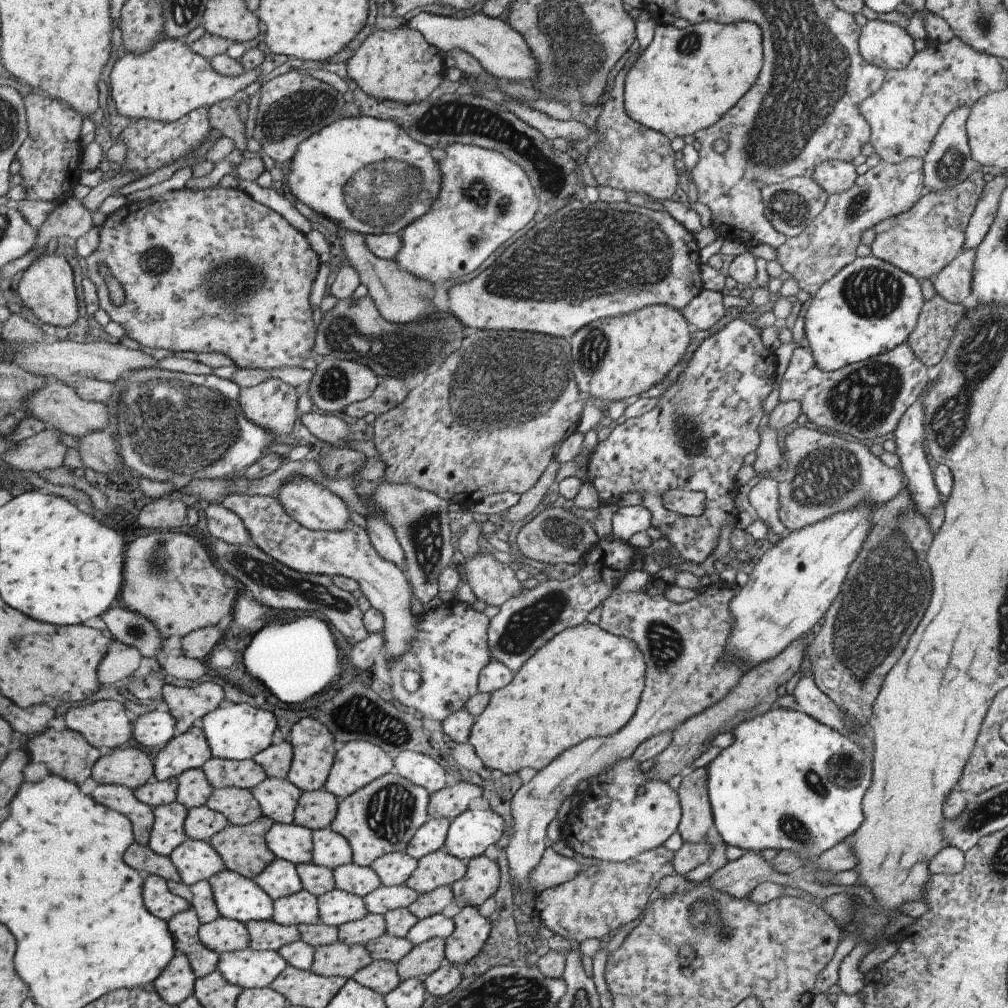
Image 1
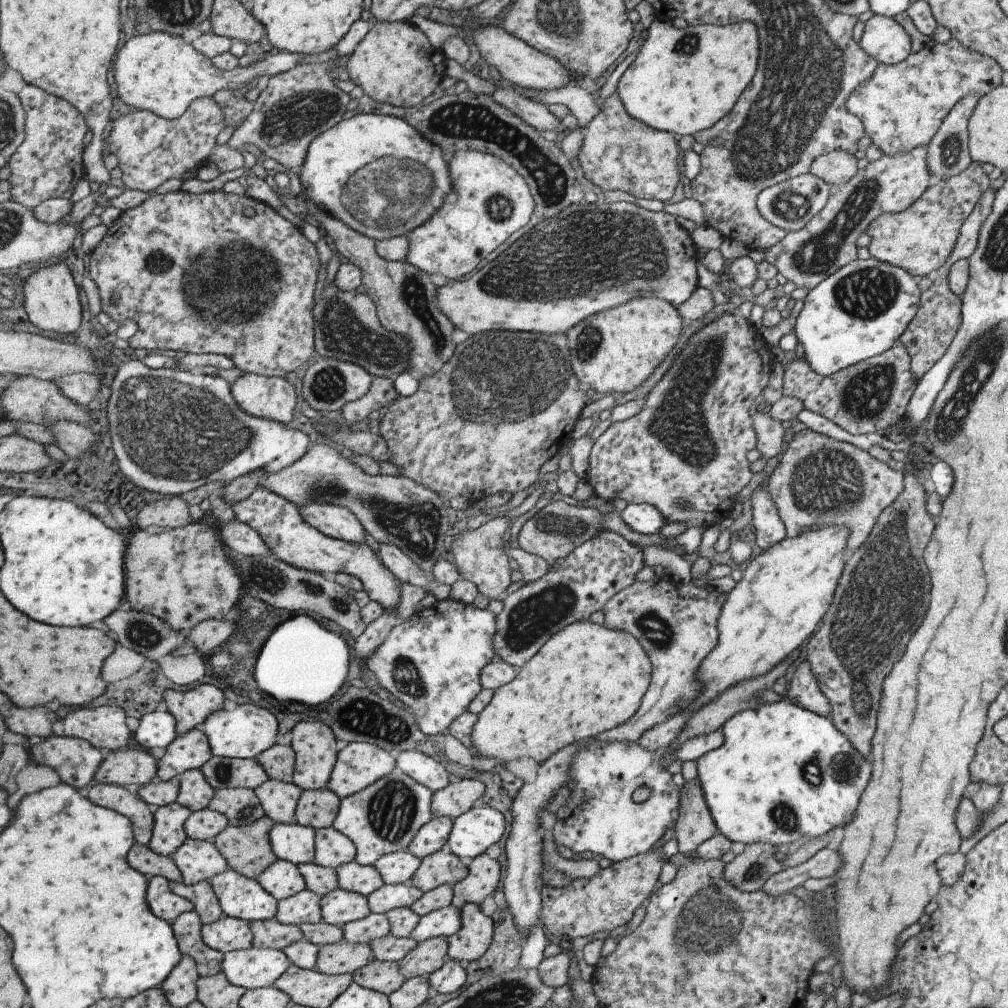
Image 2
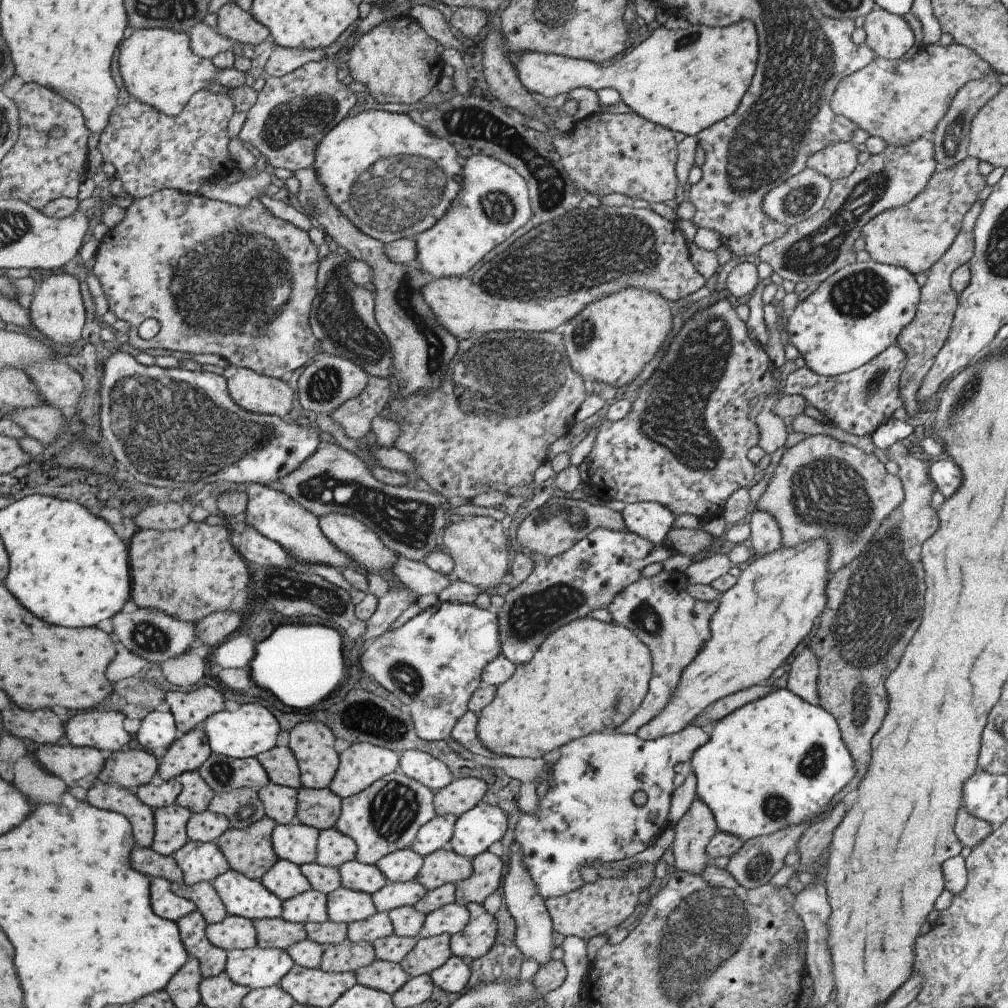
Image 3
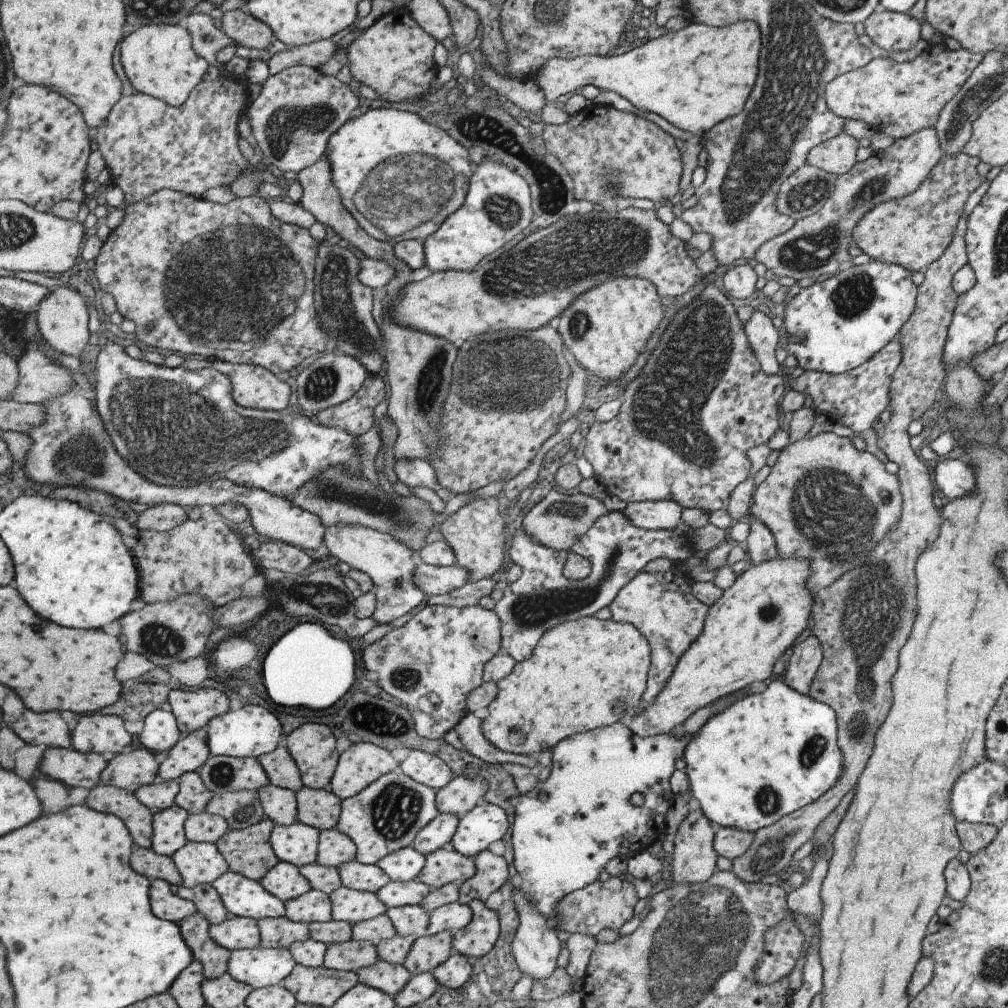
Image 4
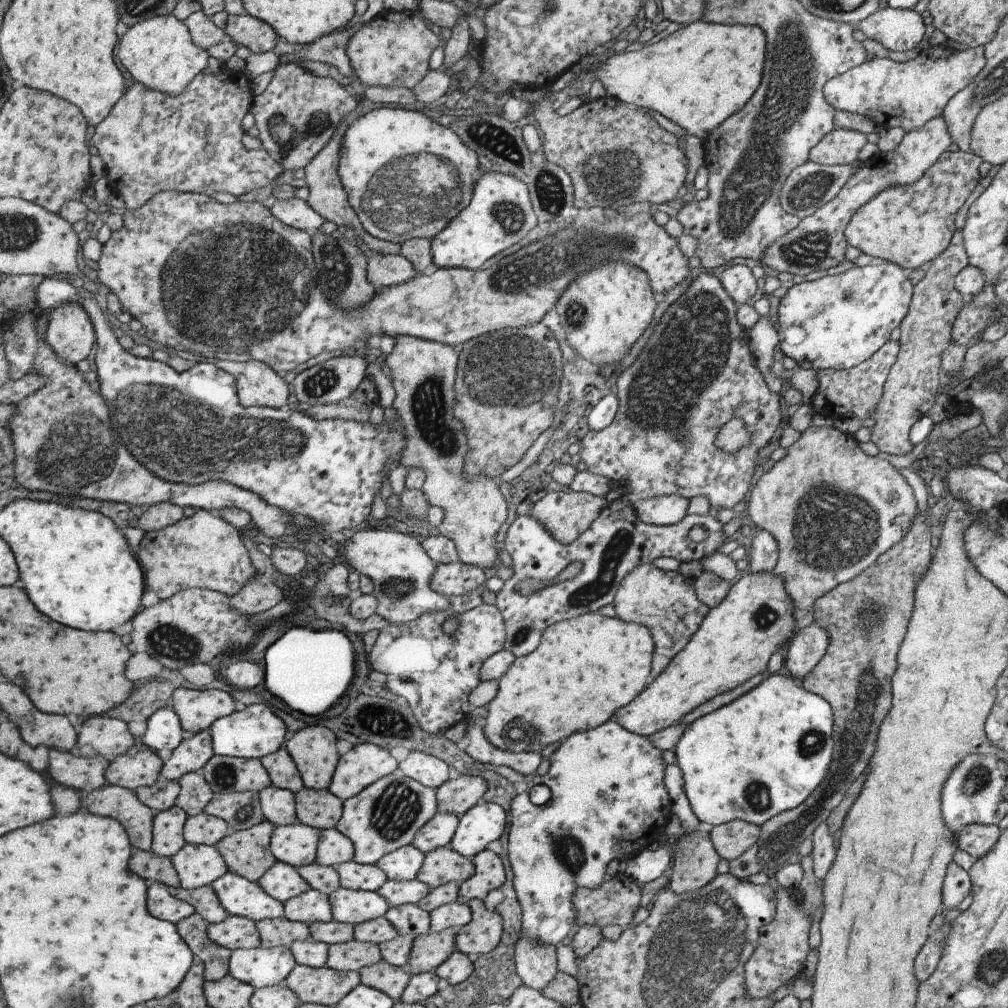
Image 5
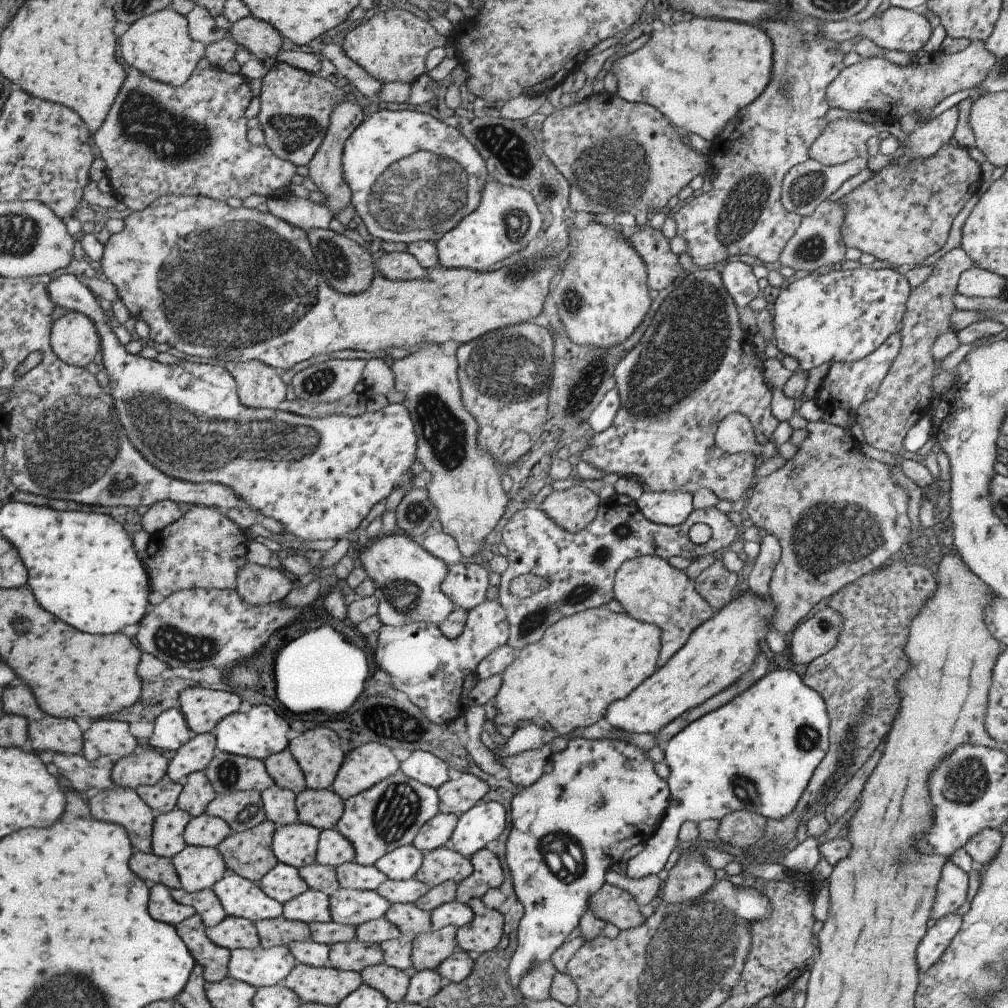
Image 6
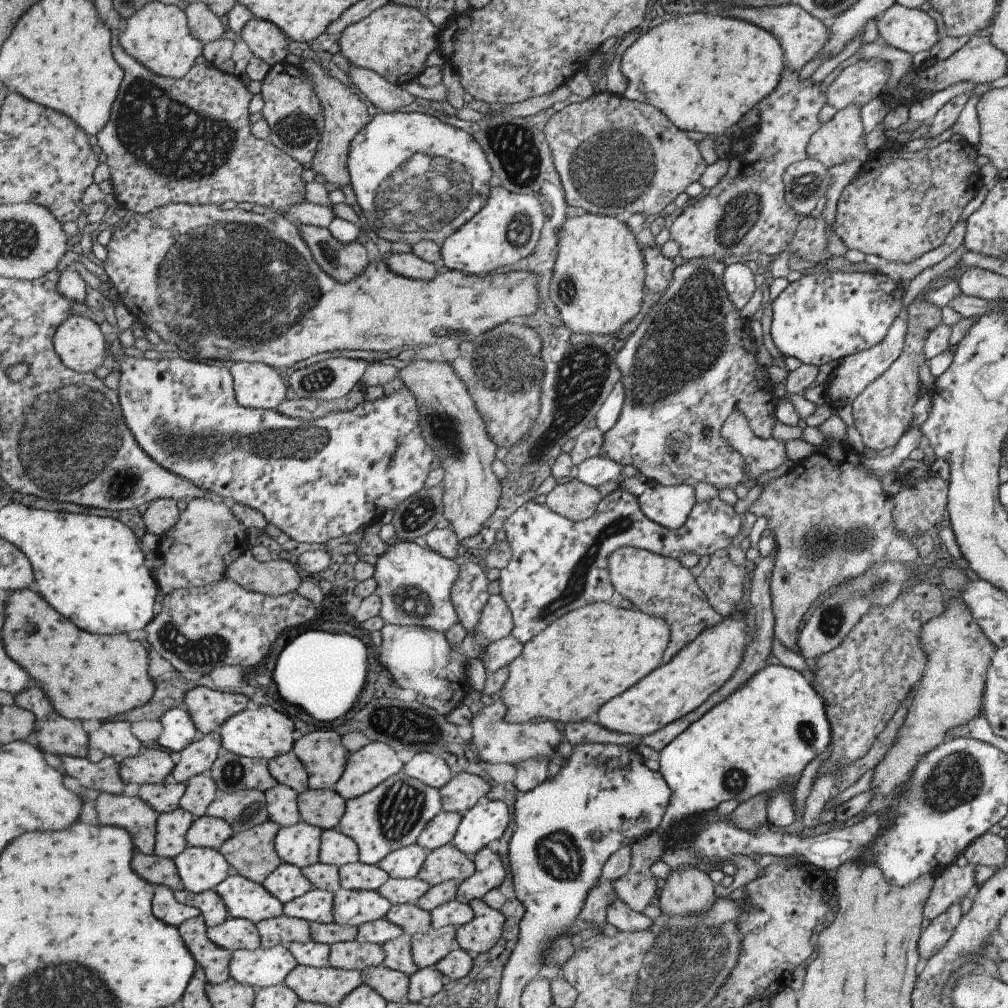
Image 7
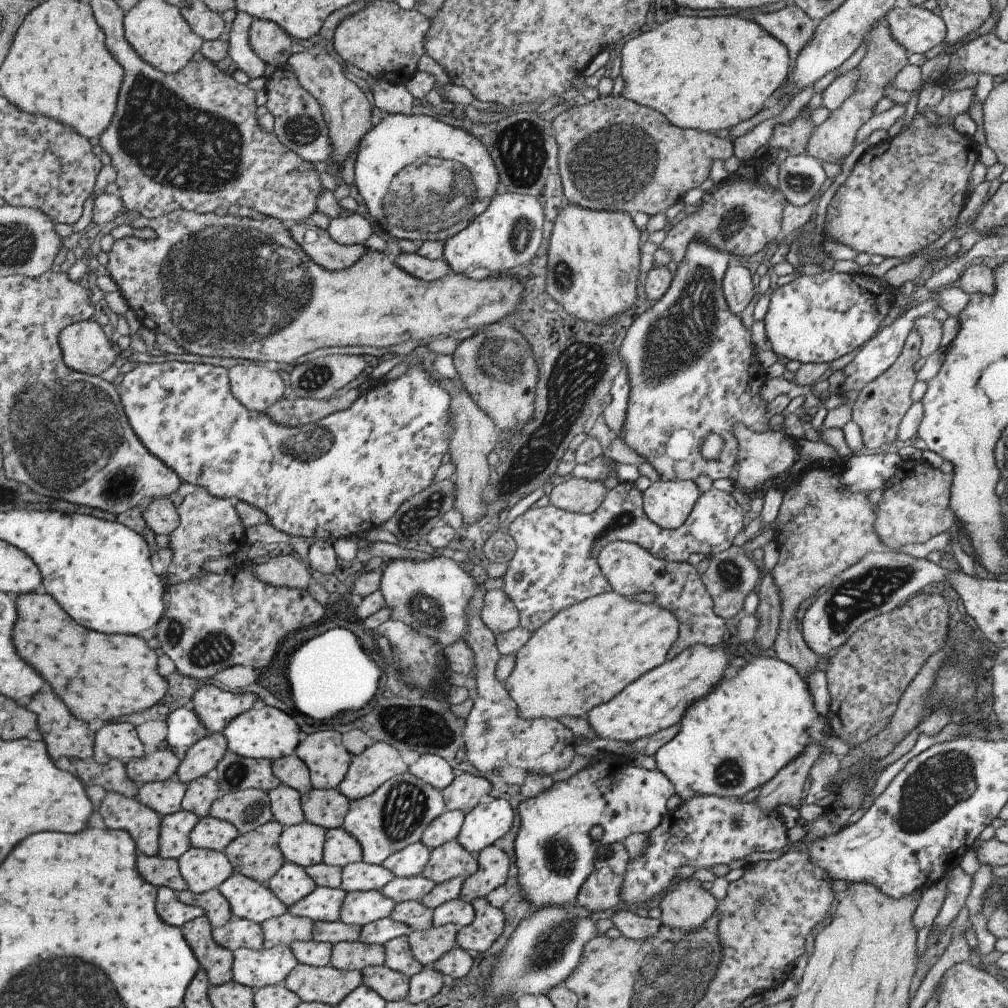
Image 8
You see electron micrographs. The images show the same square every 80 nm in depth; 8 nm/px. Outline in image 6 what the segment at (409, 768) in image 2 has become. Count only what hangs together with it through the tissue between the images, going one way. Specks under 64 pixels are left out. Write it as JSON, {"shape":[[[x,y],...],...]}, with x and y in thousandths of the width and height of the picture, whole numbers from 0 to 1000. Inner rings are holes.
{"shape":[[[414,744],[399,756],[398,764],[406,772],[435,784],[446,775],[445,761],[441,754],[432,748]]]}

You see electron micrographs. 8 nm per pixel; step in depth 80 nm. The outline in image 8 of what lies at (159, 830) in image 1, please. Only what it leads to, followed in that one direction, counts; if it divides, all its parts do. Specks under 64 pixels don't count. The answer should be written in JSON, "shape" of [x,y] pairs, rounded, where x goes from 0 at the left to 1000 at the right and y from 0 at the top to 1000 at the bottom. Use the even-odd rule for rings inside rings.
{"shape":[[[181,803],[174,808],[161,812],[161,830],[159,831],[159,849],[164,852],[180,852],[192,837],[189,827],[196,819],[197,810]]]}

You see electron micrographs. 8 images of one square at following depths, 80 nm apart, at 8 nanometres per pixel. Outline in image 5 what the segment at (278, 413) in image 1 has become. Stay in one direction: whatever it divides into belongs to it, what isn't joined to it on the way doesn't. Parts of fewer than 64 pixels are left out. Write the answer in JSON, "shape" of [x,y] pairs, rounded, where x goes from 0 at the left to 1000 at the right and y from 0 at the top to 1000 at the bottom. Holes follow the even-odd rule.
{"shape":[[[218,356],[214,362],[232,372],[236,379],[236,392],[242,404],[271,404],[277,406],[287,397],[287,381],[277,373],[277,369],[259,358],[223,359]]]}

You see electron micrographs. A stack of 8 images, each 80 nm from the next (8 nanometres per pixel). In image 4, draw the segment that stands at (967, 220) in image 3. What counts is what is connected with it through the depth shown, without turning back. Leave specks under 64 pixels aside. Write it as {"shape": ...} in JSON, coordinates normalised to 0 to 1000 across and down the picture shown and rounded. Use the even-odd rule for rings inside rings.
{"shape":[[[953,214],[950,217],[947,231],[939,247],[928,258],[924,260],[916,269],[918,276],[912,284],[909,285],[909,296],[906,309],[902,312],[899,319],[892,325],[892,339],[894,347],[894,359],[890,361],[888,369],[884,371],[882,387],[880,387],[880,408],[884,411],[876,425],[873,427],[874,433],[870,435],[870,444],[883,458],[887,458],[892,464],[889,469],[892,478],[894,478],[894,493],[896,494],[894,512],[892,518],[888,520],[888,526],[880,530],[874,538],[868,540],[864,550],[858,554],[858,558],[848,563],[844,563],[840,569],[824,577],[824,581],[813,584],[807,591],[805,597],[804,613],[807,615],[806,629],[813,633],[814,647],[816,647],[814,658],[811,663],[801,689],[810,696],[814,696],[822,700],[828,708],[829,716],[829,738],[836,752],[836,764],[832,775],[827,780],[822,780],[818,788],[814,788],[809,796],[801,798],[792,804],[787,804],[784,808],[775,810],[769,817],[759,819],[751,823],[745,833],[745,839],[739,843],[735,849],[725,853],[725,864],[730,871],[741,876],[753,876],[757,869],[769,868],[773,863],[777,863],[786,853],[788,845],[799,835],[806,832],[810,819],[823,808],[836,793],[836,790],[847,782],[852,768],[859,760],[860,752],[864,748],[866,740],[866,728],[880,710],[882,698],[884,698],[883,674],[890,663],[890,649],[896,641],[896,637],[902,631],[904,619],[908,615],[908,560],[910,554],[914,552],[920,542],[928,537],[933,522],[933,510],[925,500],[925,493],[930,490],[924,476],[923,465],[919,463],[918,458],[912,454],[910,448],[902,442],[902,431],[900,423],[906,417],[912,416],[914,412],[931,400],[932,385],[937,375],[937,362],[934,361],[934,349],[939,335],[938,330],[944,317],[944,313],[949,302],[950,293],[945,289],[943,280],[945,272],[959,261],[958,244],[956,240],[957,220],[959,216]]]}

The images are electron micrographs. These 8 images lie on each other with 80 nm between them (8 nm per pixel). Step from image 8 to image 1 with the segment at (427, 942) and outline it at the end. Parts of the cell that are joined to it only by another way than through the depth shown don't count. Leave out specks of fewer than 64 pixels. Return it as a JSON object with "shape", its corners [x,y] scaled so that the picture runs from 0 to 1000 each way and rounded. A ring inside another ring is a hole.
{"shape":[[[432,930],[410,939],[402,950],[395,954],[395,963],[400,972],[421,971],[439,958],[442,950],[442,932]]]}

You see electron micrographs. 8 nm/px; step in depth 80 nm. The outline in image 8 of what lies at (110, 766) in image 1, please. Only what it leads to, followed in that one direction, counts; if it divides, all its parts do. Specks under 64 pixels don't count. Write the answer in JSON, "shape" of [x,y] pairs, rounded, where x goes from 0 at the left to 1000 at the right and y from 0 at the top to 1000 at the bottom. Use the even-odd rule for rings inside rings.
{"shape":[[[160,742],[152,748],[146,747],[142,752],[128,755],[125,760],[128,772],[142,780],[145,777],[175,772],[180,756],[170,744]]]}

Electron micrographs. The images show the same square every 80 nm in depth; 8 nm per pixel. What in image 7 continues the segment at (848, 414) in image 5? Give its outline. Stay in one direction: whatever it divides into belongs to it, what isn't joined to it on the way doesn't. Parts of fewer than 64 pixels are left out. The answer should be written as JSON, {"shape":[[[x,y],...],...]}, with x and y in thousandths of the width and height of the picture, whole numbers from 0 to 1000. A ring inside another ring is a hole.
{"shape":[[[895,310],[884,319],[884,323],[880,325],[878,333],[876,333],[870,341],[866,341],[864,345],[854,347],[854,349],[840,353],[831,359],[831,362],[824,368],[822,376],[816,382],[818,399],[822,402],[824,407],[832,407],[837,404],[838,401],[844,401],[846,395],[848,395],[862,379],[866,379],[868,375],[874,373],[874,371],[892,355],[896,337],[898,337],[898,329],[900,329],[900,312]]]}

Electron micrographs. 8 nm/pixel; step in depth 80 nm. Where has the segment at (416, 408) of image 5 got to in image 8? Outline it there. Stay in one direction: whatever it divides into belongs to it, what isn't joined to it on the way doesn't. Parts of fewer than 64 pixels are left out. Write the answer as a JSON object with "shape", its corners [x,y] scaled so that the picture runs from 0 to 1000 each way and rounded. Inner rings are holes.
{"shape":[[[434,375],[447,387],[447,395],[450,396],[451,407],[451,435],[447,435],[445,457],[452,463],[449,475],[451,475],[451,504],[457,509],[460,520],[471,520],[481,510],[481,500],[477,496],[477,488],[485,478],[486,462],[483,460],[483,451],[489,447],[489,443],[496,437],[491,421],[477,409],[467,391],[453,383],[445,375]]]}

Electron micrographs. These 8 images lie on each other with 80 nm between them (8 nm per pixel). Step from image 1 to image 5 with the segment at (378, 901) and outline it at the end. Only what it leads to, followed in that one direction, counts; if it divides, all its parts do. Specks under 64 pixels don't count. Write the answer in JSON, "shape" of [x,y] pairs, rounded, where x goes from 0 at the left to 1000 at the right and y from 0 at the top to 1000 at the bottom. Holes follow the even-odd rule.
{"shape":[[[416,872],[405,874],[385,874],[378,879],[375,886],[383,891],[389,900],[416,897],[430,881]]]}

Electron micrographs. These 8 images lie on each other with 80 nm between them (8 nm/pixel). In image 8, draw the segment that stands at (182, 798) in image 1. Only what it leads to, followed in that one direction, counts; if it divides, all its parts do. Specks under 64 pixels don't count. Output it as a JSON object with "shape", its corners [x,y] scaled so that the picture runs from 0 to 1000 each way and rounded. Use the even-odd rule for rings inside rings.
{"shape":[[[212,769],[195,772],[187,778],[181,800],[184,805],[195,808],[197,813],[207,811],[211,798],[221,789]]]}

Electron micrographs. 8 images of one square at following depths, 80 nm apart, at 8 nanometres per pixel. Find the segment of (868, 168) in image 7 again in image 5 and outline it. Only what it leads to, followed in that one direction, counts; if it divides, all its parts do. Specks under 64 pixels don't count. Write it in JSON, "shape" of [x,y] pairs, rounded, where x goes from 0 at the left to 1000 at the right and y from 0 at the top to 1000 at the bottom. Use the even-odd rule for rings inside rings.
{"shape":[[[936,150],[906,183],[902,185],[882,183],[866,196],[862,196],[859,202],[852,204],[842,222],[838,224],[839,242],[865,254],[868,259],[881,259],[899,269],[917,266],[930,252],[939,246],[946,231],[946,216],[949,209],[971,181],[973,175],[970,167],[973,162],[974,159],[965,152]]]}

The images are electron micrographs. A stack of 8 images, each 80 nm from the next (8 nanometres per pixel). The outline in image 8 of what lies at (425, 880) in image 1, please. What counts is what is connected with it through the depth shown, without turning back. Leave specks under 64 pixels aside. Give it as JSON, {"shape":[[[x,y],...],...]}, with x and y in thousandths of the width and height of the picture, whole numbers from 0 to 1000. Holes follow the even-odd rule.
{"shape":[[[452,833],[438,838],[429,845],[426,858],[419,869],[432,873],[436,878],[449,871],[467,870],[474,864],[473,848],[465,845]]]}

